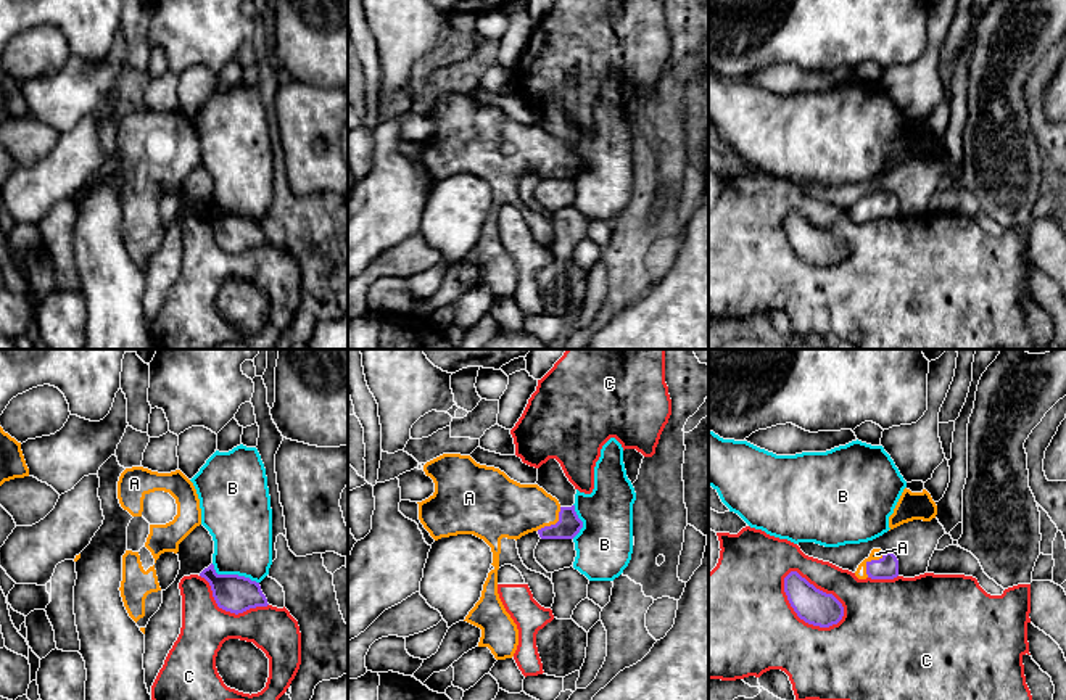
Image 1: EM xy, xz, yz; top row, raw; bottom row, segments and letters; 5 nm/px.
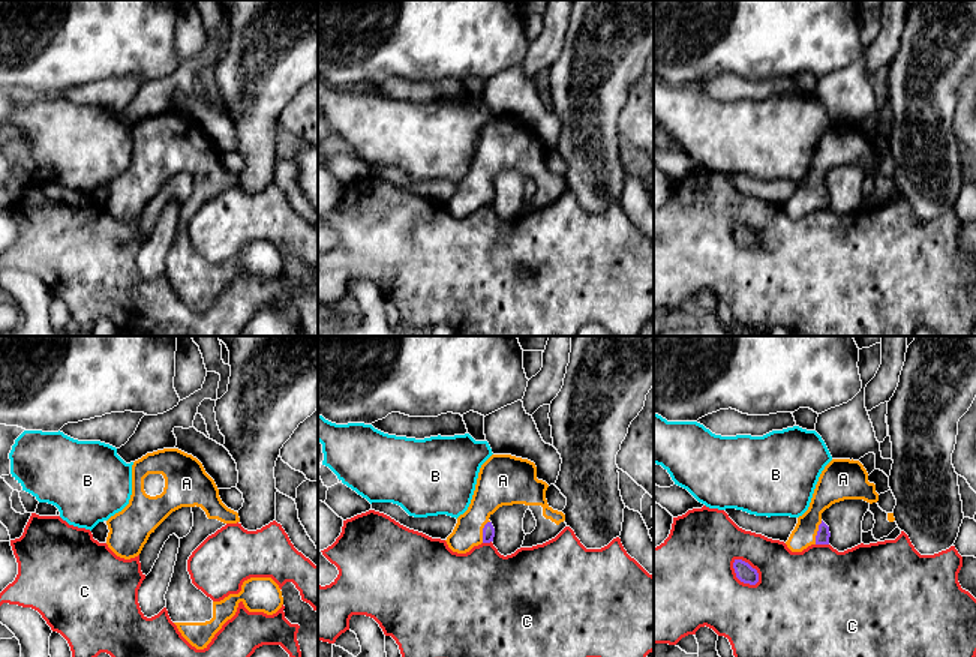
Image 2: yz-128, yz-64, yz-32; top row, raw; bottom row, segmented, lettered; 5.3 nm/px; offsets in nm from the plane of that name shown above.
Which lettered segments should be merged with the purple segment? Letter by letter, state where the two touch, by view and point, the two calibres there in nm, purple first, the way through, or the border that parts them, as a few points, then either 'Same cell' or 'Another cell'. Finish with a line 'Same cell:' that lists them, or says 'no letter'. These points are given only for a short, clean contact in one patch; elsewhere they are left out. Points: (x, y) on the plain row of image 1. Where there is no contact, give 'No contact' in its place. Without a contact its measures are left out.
A: Touches purple at yz (868, 201). Thickness 110 nm (purple) against 60 nm. Path across: yz (888, 206), (868, 201), (876, 193). Same cell
B: Touches purple at xy (234, 214). Thickness 190 nm (purple) against 300 nm. Another cell
C: Touches purple at yz (825, 232). Thickness 180 nm (purple) against 280 nm. Another cell
Same cell: A

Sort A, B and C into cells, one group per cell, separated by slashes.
A / B / C

